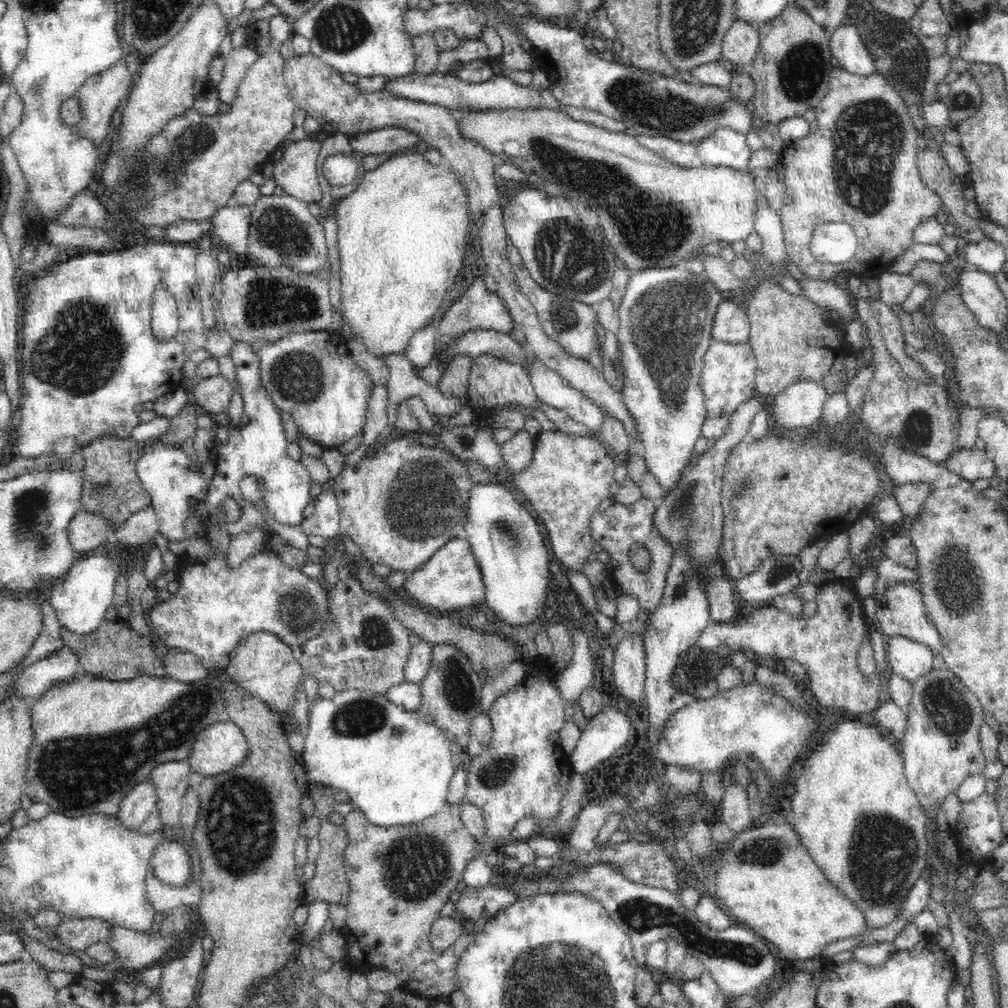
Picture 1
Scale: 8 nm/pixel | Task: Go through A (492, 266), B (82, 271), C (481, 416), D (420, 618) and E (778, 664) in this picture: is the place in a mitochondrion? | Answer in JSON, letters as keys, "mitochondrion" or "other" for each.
{"A":"other","B":"other","C":"other","D":"other","E":"other"}

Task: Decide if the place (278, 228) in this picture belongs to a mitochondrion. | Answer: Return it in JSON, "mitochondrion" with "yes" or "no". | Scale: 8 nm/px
{"mitochondrion":"yes"}

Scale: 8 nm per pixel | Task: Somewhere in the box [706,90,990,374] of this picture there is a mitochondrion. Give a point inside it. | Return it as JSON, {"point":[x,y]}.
{"point":[868,135]}

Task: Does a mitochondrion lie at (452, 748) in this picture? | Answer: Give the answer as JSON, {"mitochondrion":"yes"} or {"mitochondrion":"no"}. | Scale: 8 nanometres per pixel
{"mitochondrion":"no"}

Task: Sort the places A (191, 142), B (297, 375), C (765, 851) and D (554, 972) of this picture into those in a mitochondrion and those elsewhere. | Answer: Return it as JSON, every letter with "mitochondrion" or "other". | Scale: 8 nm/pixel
{"A":"mitochondrion","B":"mitochondrion","C":"mitochondrion","D":"mitochondrion"}

